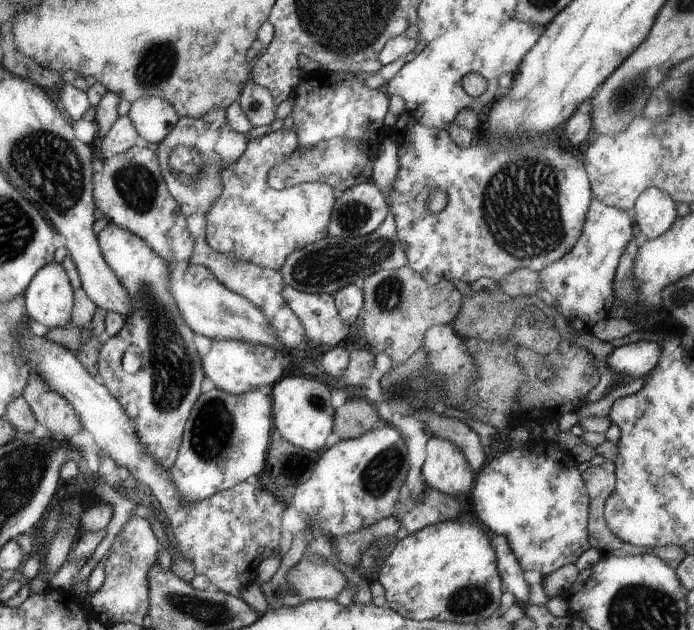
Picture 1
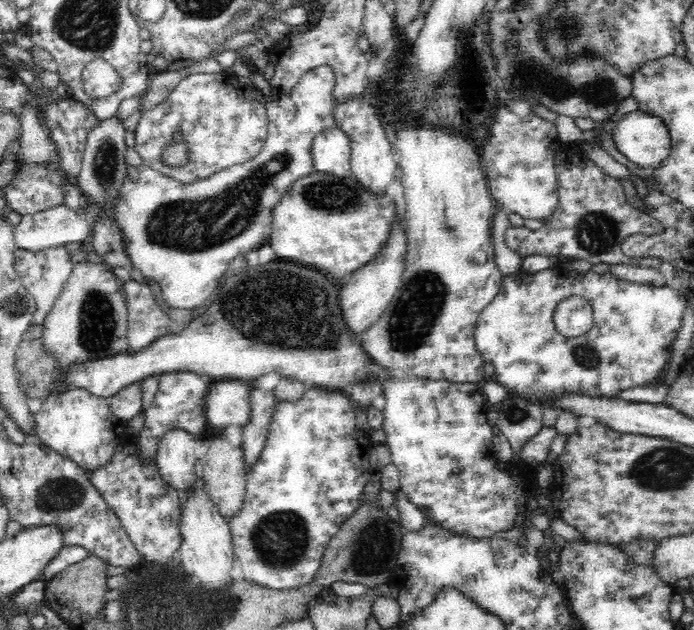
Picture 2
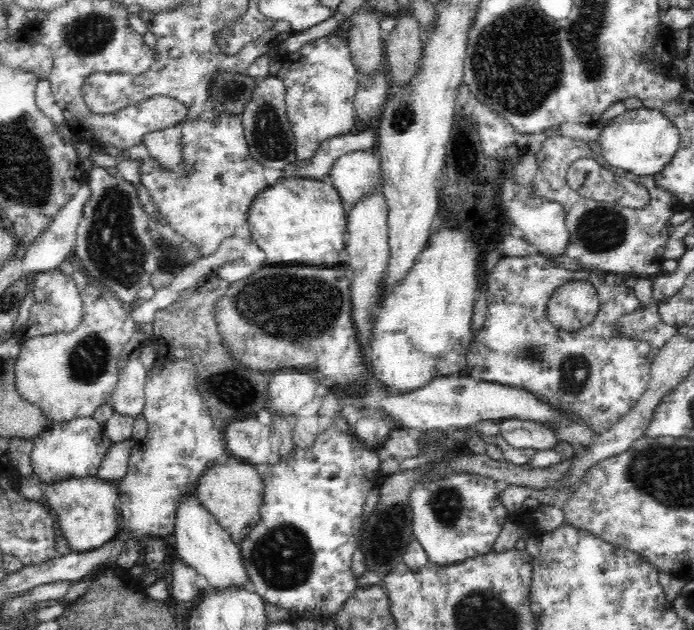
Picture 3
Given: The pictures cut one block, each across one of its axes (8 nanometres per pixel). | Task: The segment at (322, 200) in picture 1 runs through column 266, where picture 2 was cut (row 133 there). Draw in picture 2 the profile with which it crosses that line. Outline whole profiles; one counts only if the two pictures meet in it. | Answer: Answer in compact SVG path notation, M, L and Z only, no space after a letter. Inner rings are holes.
M193 73L182 79L178 85L170 91L164 101L143 112L136 126L136 146L135 150L141 156L143 164L180 181L180 183L194 183L198 179L209 178L217 171L229 168L245 162L246 159L254 158L264 147L265 139L269 132L269 121L267 118L267 108L263 103L256 101L242 83L237 82L238 76L233 73ZM175 137L185 138L186 153L188 159L184 167L168 167L166 159L163 158L164 150Z

